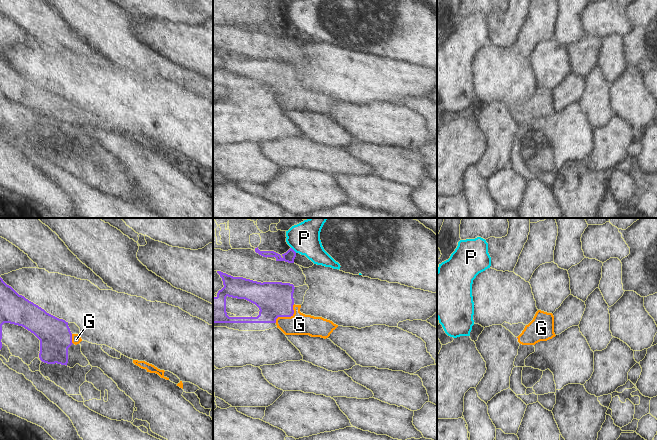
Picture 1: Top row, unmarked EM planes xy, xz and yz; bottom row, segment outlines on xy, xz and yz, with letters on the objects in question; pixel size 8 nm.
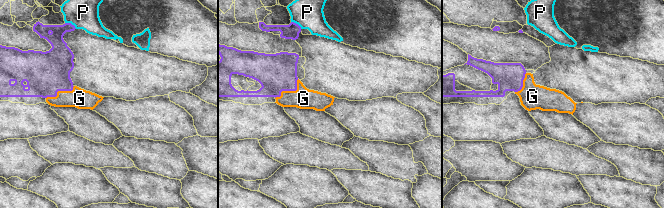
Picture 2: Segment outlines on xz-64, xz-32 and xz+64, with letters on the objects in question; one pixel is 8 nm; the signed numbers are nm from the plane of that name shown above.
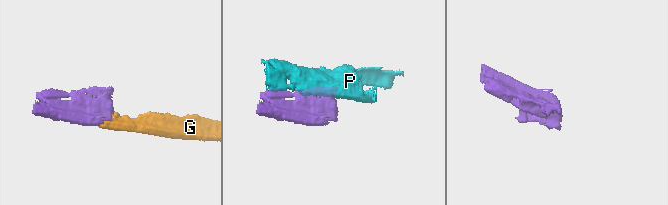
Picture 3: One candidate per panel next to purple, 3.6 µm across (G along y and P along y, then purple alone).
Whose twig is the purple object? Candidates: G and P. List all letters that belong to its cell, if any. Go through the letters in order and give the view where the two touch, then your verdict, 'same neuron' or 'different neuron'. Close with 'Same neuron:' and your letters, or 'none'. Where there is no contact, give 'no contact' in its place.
G: xz | same neuron
P: xz | different neuron
Same neuron: G

